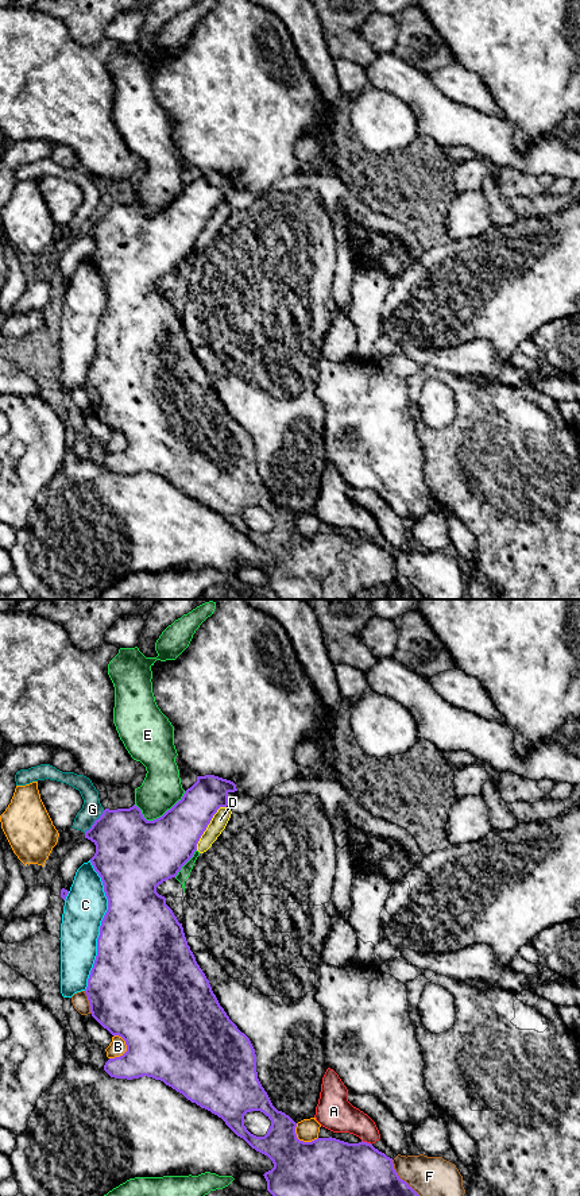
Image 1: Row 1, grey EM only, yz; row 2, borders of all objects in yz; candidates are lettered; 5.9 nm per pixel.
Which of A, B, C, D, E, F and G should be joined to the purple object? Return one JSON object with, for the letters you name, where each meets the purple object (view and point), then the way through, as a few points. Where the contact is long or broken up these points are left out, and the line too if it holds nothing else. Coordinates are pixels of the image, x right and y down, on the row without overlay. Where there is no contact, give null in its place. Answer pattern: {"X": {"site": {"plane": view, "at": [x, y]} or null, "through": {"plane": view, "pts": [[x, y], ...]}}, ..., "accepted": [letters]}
{"accepted": []}

